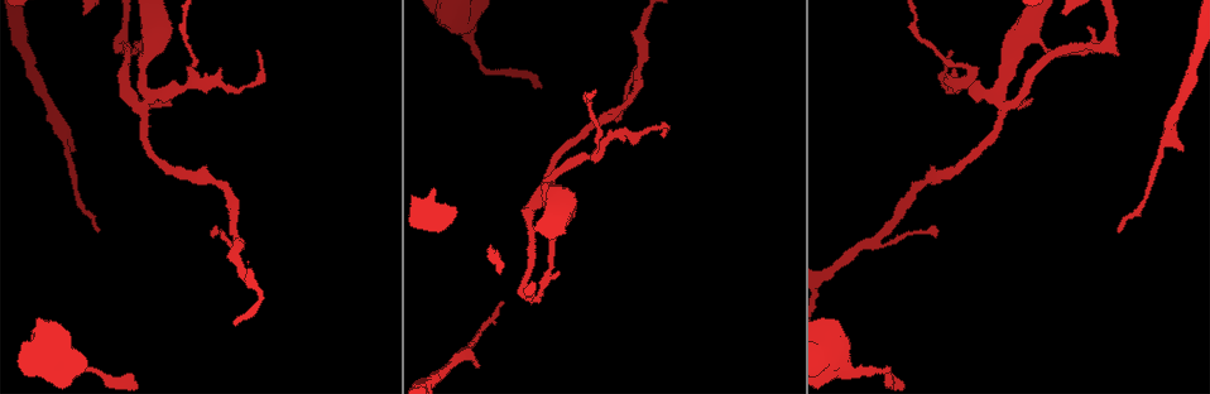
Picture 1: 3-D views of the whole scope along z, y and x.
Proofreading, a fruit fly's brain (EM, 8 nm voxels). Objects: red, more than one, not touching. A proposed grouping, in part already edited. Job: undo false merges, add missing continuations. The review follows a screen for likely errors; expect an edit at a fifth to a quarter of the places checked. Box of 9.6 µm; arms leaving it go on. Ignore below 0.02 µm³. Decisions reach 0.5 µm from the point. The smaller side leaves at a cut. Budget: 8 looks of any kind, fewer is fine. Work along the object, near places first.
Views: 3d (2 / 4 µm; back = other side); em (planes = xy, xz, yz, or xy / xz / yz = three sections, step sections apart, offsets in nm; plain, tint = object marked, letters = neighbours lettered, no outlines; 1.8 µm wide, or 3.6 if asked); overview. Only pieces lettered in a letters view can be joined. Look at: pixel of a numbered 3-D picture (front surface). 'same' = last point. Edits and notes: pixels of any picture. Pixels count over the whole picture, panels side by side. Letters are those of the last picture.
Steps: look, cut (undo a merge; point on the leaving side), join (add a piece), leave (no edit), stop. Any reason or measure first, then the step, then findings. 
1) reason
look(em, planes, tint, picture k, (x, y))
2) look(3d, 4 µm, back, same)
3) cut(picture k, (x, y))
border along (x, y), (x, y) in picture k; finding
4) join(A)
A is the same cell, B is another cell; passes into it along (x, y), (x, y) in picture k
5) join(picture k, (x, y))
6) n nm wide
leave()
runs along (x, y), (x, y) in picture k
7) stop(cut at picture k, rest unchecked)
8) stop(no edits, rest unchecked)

thick turns thin
look(em, planes, letters, picture 1, (478, 55))

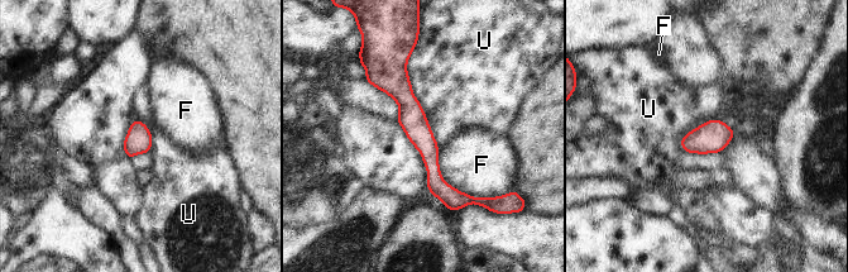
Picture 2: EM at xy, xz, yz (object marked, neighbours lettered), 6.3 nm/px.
leave()
F and U are other cells; border along (412, 51), (411, 91), (437, 148) in picture 2; one neuron here

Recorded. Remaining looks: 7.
sharp bend
look(3d, 2 µm, picture 1, (1002, 109))

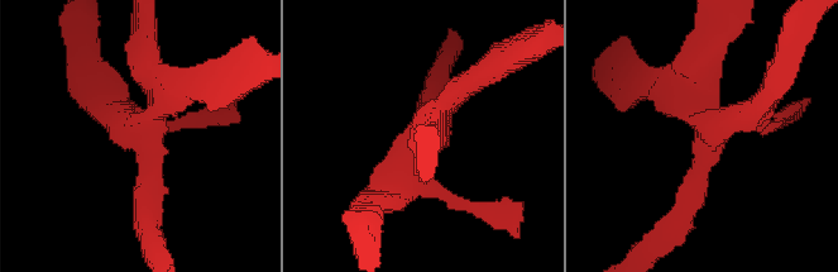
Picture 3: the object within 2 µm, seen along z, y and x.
shape alone is not enough
look(em, planes, letters, picture 3, (154, 127))

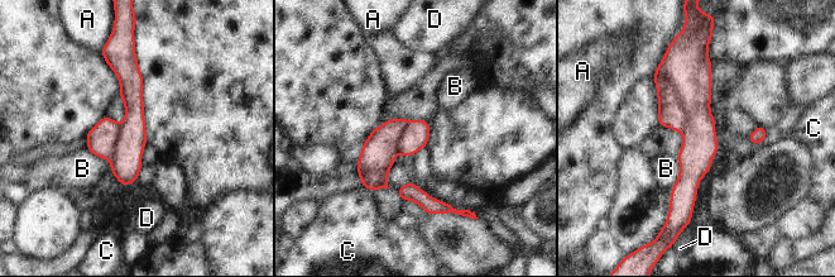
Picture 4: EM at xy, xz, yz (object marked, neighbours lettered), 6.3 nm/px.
cut(picture 4, (671, 113))
A, B, C and D are other cells; border along (657, 68), (677, 94), (682, 132) in picture 4; a second neuron is stuck on

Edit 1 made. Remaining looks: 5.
see it whole again
look(overview)

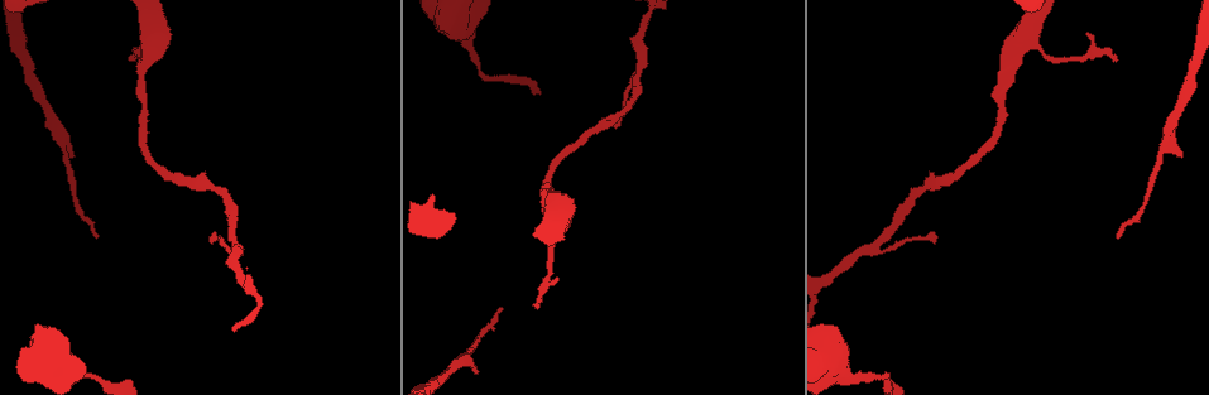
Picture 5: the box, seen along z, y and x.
free end
look(em, xy, step 8, tint, picture 5, (72, 154))

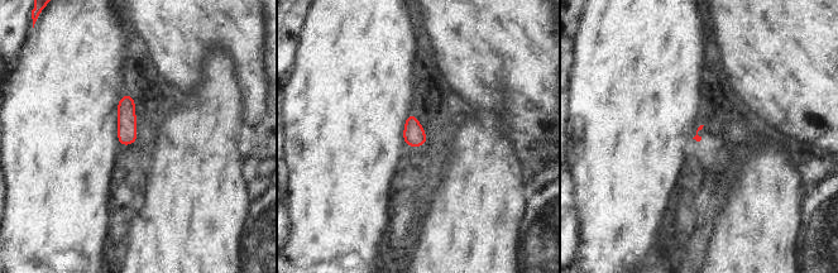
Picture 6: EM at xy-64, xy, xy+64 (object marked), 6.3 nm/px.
look(em, planes, letters, same)

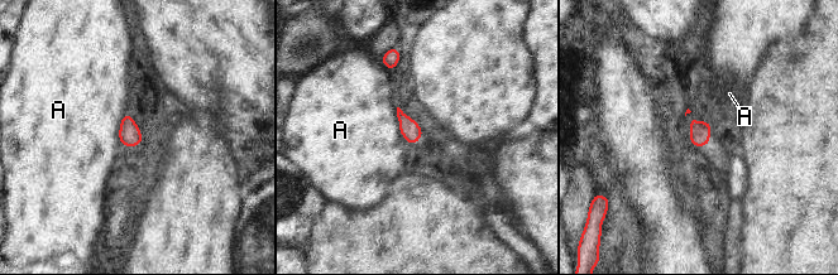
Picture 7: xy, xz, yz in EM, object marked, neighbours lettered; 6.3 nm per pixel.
leave()
A is another cell; border along (123, 115), (118, 135) in picture 7; no lettered piece goes on from it

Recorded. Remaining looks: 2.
stop(cut at picture 4, rest unchecked)

